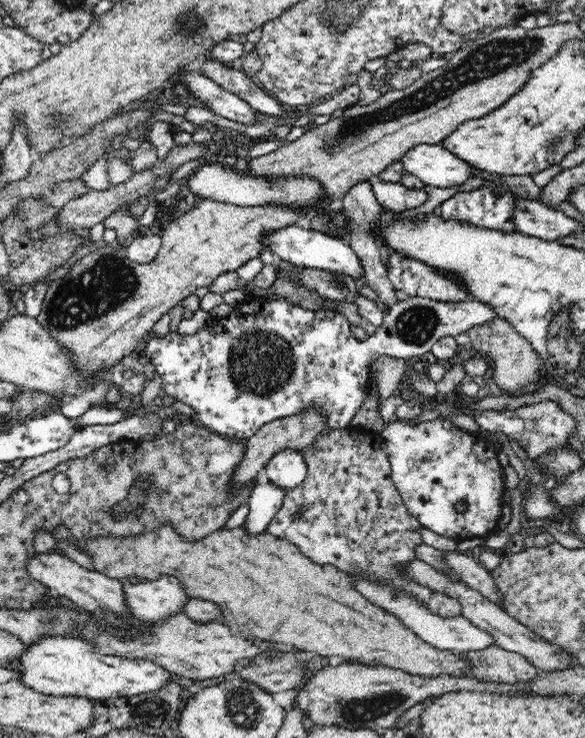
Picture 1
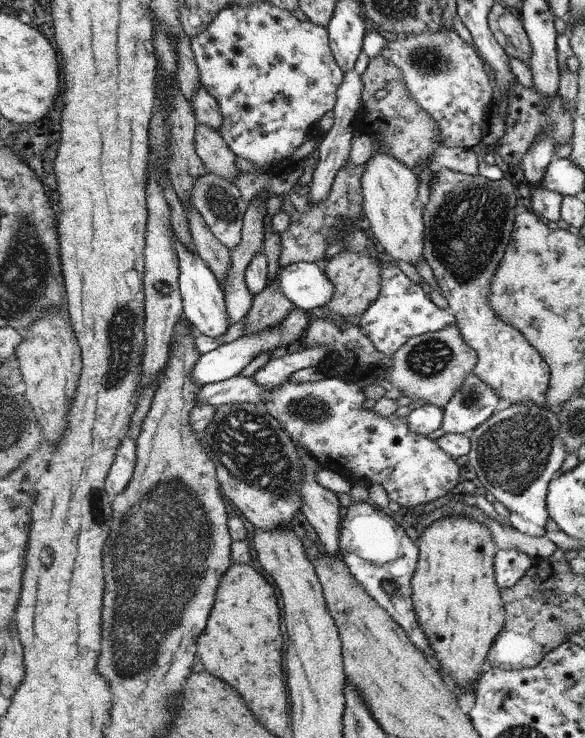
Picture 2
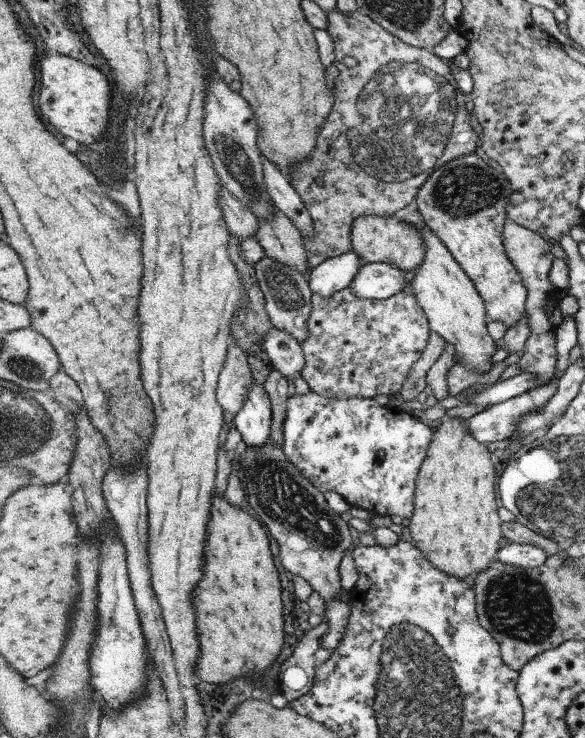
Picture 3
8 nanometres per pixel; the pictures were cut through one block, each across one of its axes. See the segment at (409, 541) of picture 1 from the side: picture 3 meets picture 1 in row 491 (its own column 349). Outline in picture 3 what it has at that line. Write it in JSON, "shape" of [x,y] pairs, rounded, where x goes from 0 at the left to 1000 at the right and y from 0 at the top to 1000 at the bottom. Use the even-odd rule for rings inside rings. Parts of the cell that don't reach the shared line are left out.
{"shape":[[[598,389],[566,401],[532,397],[525,458],[513,466],[520,482],[513,511],[532,531],[556,539],[674,537],[726,474],[733,451],[730,432],[706,398],[685,394],[660,405],[631,407],[610,404]]]}

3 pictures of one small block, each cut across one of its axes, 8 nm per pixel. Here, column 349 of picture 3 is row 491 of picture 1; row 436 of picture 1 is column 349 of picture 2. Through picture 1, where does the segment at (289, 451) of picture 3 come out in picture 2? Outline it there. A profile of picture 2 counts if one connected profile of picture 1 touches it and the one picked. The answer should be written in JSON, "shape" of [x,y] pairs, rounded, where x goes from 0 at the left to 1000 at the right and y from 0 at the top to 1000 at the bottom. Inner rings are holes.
{"shape":[[[405,508],[369,519],[354,519],[335,534],[335,549],[350,546],[376,551],[398,546],[426,546],[438,551],[444,549],[489,583],[494,593],[520,608],[538,625],[545,634],[561,634],[569,640],[579,640],[591,648],[598,659],[605,656],[648,656],[658,664],[663,678],[675,680],[692,690],[706,690],[720,683],[733,683],[745,675],[761,672],[778,661],[785,653],[785,634],[773,618],[750,607],[744,595],[733,595],[730,589],[703,585],[694,565],[674,561],[646,562],[636,554],[621,551],[617,524],[609,518],[583,511],[554,511],[545,516],[521,516],[497,519],[487,516],[477,523],[455,527],[436,518],[429,511]]]}

